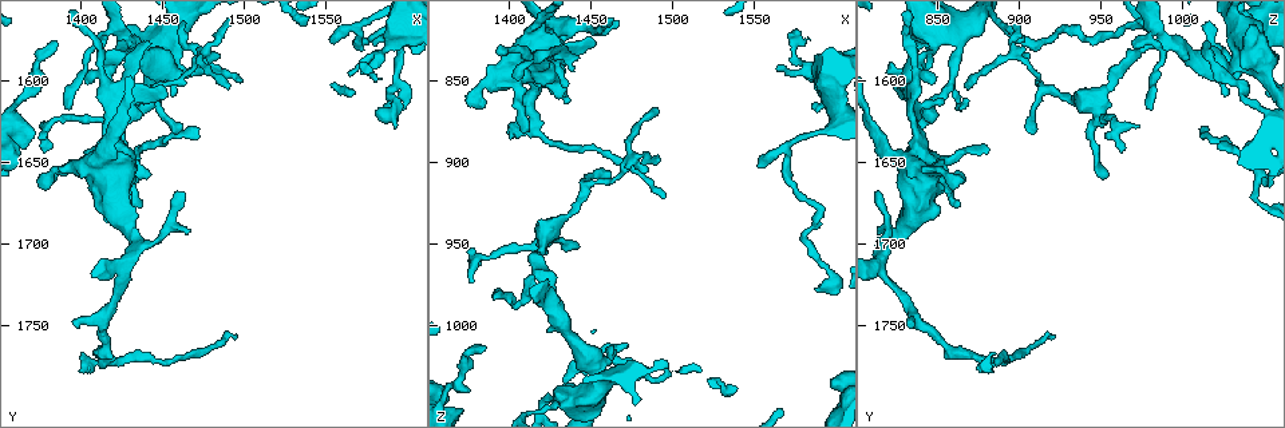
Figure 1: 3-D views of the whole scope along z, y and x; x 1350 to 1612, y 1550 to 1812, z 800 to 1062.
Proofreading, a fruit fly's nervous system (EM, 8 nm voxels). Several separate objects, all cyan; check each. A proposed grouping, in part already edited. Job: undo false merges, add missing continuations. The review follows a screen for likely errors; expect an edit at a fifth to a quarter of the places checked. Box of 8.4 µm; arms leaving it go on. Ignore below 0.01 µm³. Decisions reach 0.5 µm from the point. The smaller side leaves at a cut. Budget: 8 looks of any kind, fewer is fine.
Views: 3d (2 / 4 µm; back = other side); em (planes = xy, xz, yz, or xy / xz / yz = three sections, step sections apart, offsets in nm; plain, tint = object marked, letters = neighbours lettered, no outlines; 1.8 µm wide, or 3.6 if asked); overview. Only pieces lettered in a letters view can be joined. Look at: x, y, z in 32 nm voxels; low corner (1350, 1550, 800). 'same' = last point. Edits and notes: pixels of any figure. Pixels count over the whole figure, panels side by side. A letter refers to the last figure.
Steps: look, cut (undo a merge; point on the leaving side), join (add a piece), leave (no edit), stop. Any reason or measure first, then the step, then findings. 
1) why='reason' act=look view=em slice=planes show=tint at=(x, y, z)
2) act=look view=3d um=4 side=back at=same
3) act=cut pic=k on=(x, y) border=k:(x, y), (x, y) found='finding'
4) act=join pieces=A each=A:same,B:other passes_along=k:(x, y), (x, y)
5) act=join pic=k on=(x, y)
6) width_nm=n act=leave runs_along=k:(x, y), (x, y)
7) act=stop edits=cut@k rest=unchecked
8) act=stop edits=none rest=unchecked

why='abrupt turn' act=look view=em um=3.6 slice=xy step=16 show=letters at=(1590, 1566, 930)

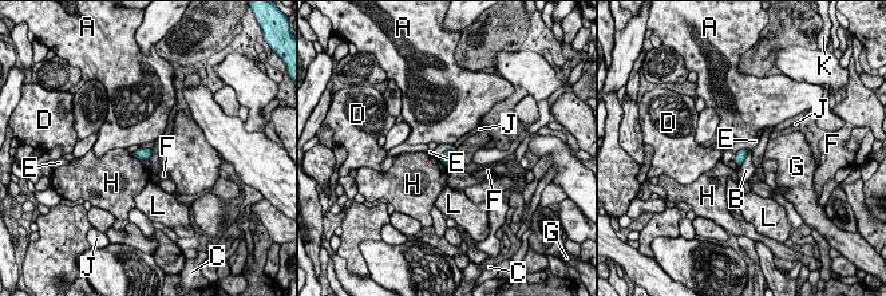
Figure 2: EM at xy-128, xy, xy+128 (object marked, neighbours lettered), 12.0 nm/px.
act=leave each=A:other,B:other,C:other,D:other,E:other,F:other,G:other,H:other,J:other,K:other,L:other border=2:(746, 149), (739, 149), (735, 153) found='continuous, no second neuron'

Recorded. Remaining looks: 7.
why='arms part here' act=look view=3d um=4 at=(1594, 1604, 856)

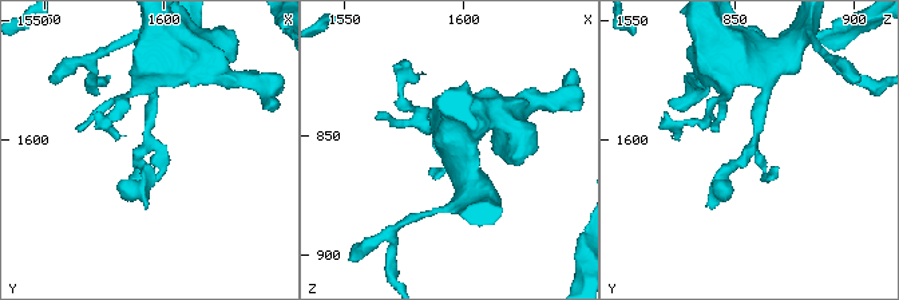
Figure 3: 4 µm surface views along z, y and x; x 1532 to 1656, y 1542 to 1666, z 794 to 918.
why='now the EM' act=look view=em um=3.6 slice=planes show=tint at=(1593, 1603, 857)

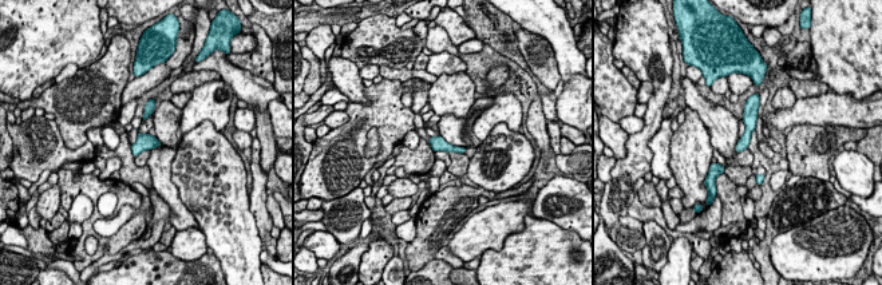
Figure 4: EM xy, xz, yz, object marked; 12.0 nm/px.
why='what lies round it' act=look view=em um=3.6 slice=planes show=letters at=same

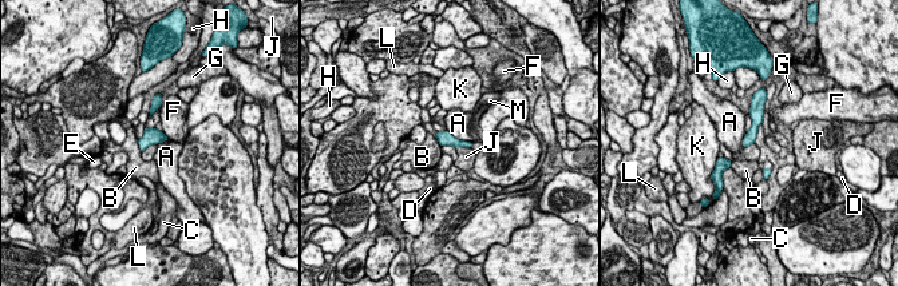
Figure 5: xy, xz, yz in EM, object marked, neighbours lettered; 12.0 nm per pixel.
width_nm=140 longest_contact=A:360nm act=leave each=A:other,B:other,C:other,D:other,E:other,F:other,G:other,H:other,J:other,K:other,L:other,M:other found='one neuron here'

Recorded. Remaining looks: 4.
why='thin end' act=look view=em slice=yz step=4 show=tint at=(1382, 1574, 1014)

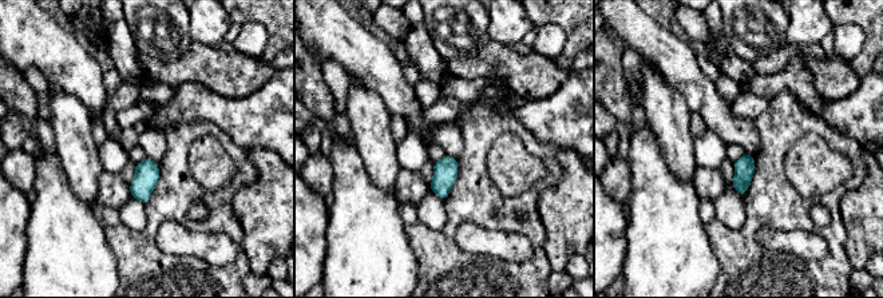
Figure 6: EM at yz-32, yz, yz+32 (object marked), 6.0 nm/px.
why='another direction' act=look view=em slice=planes show=letters at=same

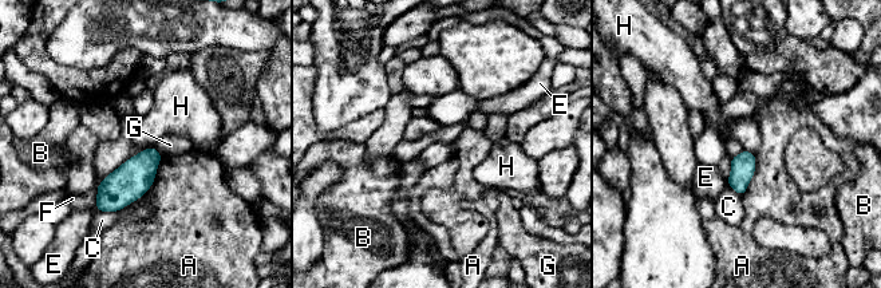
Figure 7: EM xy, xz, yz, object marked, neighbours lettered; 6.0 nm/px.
longest_contact=A:340nm act=leave each=A:other,B:other,C:other,E:other,F:other,G:other,H:other border=7:(743, 149), (754, 154) found='no lettered piece goes on from it'

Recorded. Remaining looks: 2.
act=stop edits=none rest=unchecked

